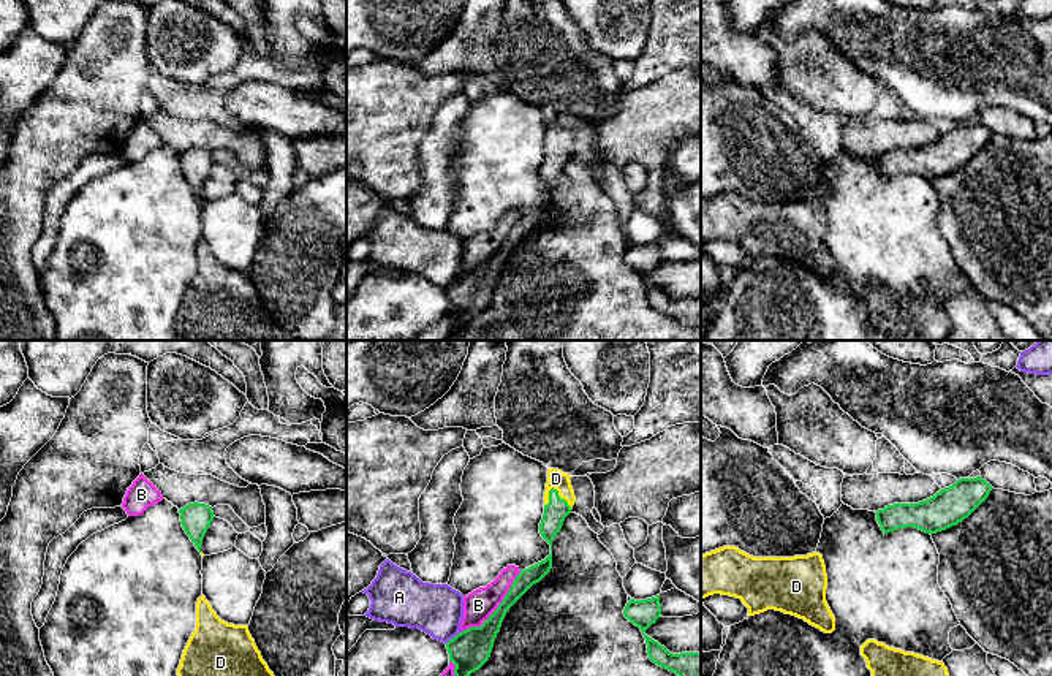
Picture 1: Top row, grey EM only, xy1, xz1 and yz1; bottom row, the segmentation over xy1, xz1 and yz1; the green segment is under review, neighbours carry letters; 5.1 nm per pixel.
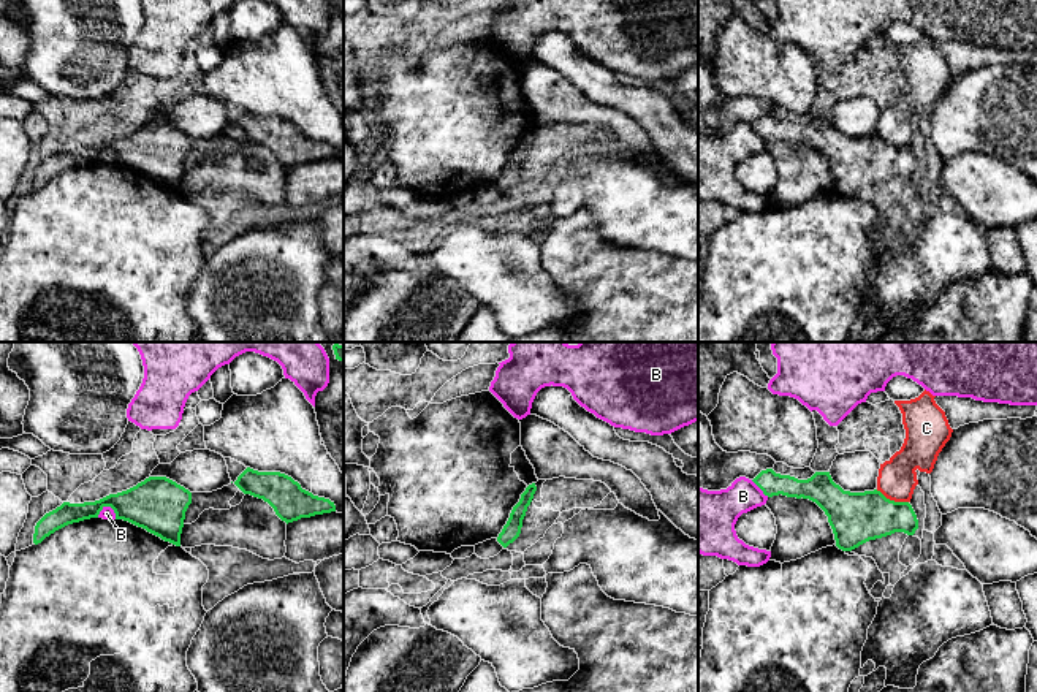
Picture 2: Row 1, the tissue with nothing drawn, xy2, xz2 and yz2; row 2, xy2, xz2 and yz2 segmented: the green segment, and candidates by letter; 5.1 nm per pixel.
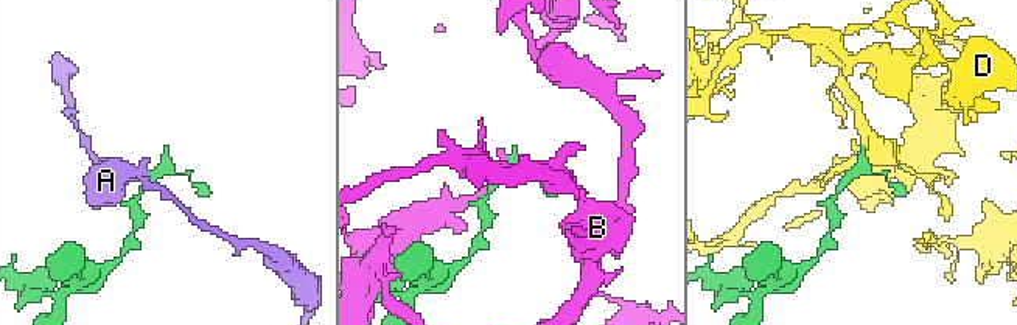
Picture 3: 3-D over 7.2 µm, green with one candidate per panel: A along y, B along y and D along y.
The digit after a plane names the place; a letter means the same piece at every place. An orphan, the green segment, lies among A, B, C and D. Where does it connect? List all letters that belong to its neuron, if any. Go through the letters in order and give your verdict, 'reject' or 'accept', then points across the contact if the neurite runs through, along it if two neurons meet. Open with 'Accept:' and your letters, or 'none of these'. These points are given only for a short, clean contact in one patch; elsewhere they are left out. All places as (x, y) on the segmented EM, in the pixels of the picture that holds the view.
Accept: D
A: reject; border xz1 (457, 632), (445, 643)
B: reject
C: reject
D: accept; way xz1 (557, 508), (559, 496), (556, 478)

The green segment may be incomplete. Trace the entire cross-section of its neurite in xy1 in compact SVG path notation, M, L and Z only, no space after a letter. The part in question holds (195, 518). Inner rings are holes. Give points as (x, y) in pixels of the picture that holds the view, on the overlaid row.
M195 502L180 508L179 513L185 534L201 553L202 538L215 518L212 507Z

